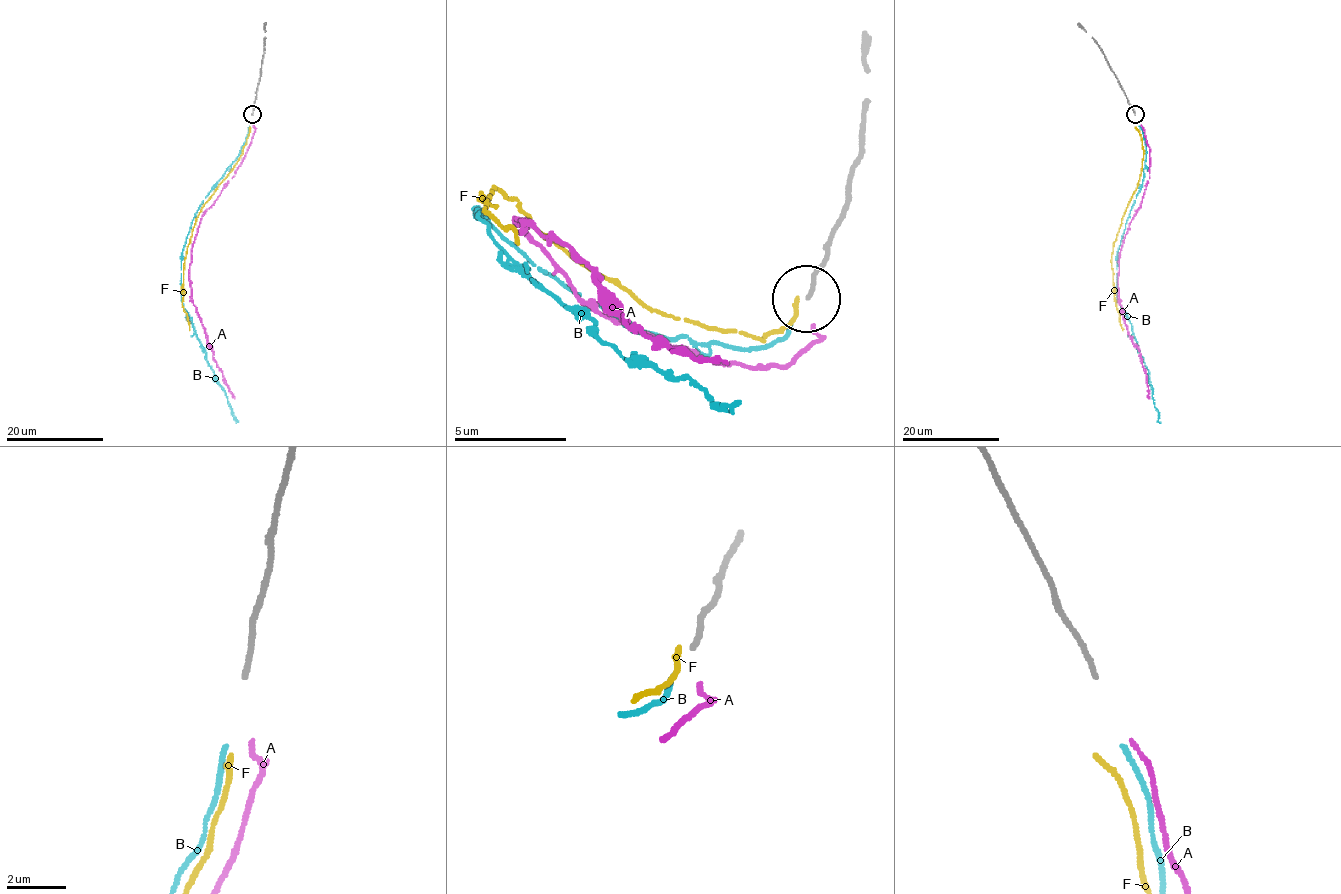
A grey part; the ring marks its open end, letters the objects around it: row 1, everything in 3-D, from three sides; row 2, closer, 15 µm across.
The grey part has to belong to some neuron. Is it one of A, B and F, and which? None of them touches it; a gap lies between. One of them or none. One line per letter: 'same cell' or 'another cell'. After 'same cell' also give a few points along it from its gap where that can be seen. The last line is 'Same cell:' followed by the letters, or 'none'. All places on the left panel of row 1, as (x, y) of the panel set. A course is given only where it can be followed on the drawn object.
A: another cell
B: same cell; course (249, 126), (240, 152), (203, 200), (192, 221), (181, 260), (181, 301), (236, 423)
F: another cell
Same cell: B

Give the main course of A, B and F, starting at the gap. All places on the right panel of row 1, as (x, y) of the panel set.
A: (1141, 124), (1149, 150), (1149, 178), (1120, 251), (1118, 300), (1129, 336), (1138, 350), (1144, 368), (1149, 398)
B: (1138, 126), (1146, 152), (1143, 180), (1126, 221), (1116, 260), (1118, 301), (1148, 370), (1160, 423)
F: (1135, 127), (1142, 139), (1142, 171), (1113, 247), (1111, 260), (1115, 306), (1122, 330)

